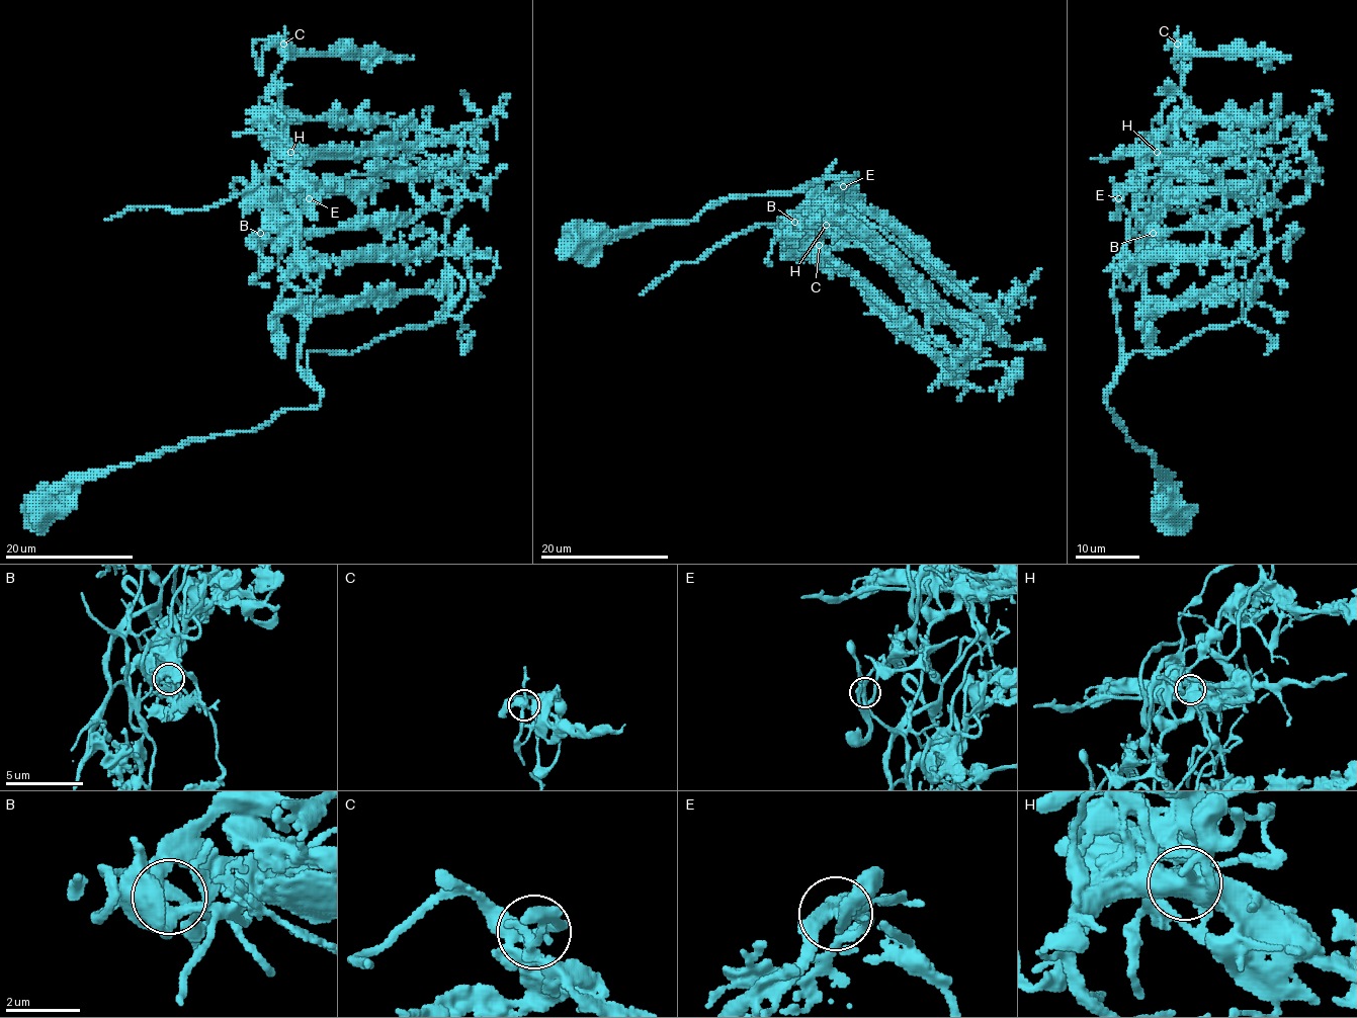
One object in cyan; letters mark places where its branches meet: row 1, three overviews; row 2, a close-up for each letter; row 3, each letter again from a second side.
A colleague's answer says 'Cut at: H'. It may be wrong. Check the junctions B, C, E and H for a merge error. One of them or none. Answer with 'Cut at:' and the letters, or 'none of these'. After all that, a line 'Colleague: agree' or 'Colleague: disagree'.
Cut at: H
Colleague: agree

